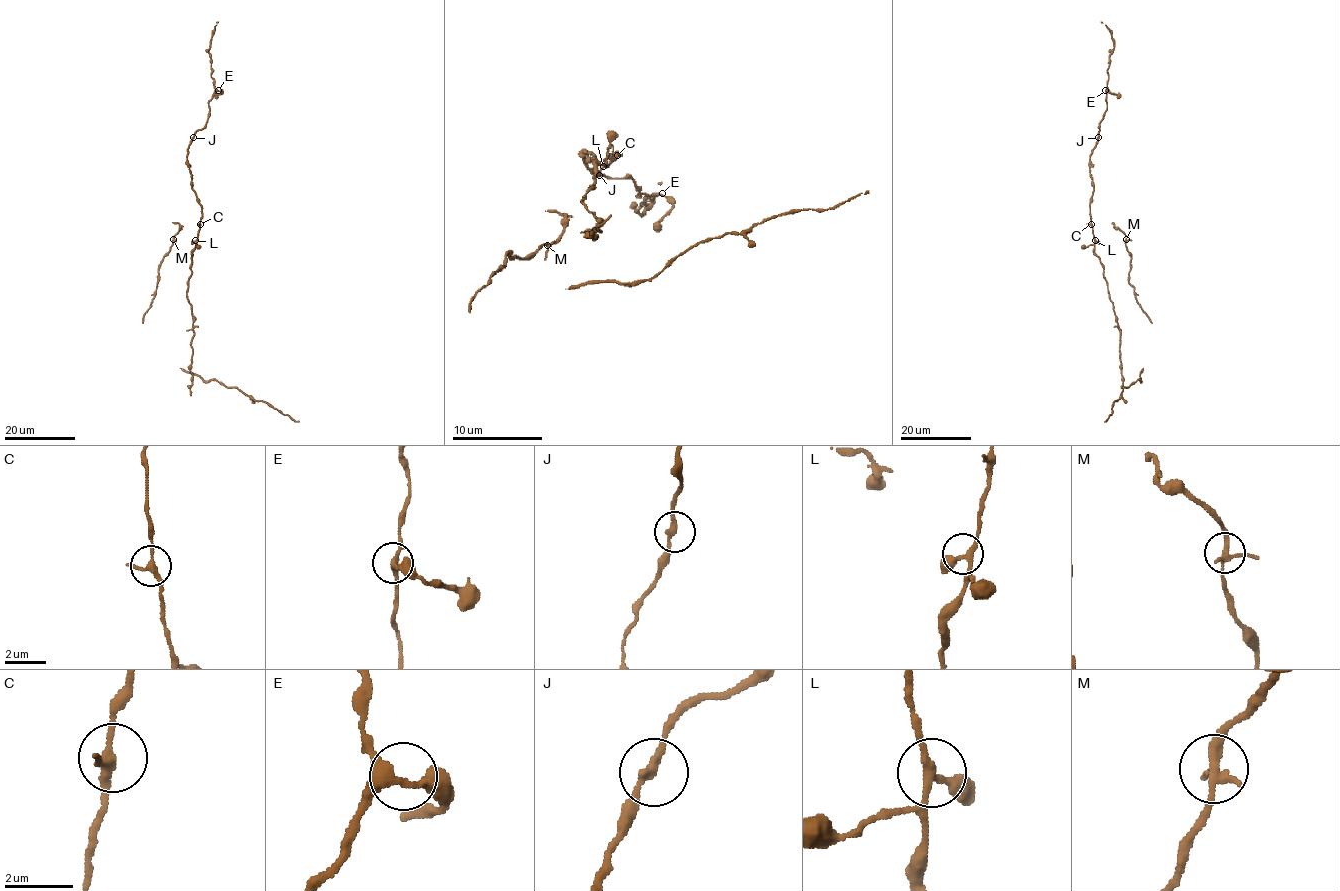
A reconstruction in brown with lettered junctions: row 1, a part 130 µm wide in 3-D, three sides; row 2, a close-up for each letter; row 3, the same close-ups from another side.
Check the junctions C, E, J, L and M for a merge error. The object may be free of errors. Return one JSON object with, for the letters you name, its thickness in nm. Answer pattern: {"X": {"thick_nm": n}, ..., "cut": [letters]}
{"cut": []}

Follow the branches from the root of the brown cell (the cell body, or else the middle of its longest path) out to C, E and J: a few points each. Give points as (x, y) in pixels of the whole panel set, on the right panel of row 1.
C: (1099, 259), (1094, 252), (1091, 224)
E: (1099, 259), (1094, 252), (1090, 216), (1093, 190), (1090, 154), (1098, 140), (1099, 122), (1106, 109), (1105, 90)
J: (1099, 259), (1094, 252), (1090, 216), (1093, 190), (1090, 154), (1098, 137)

